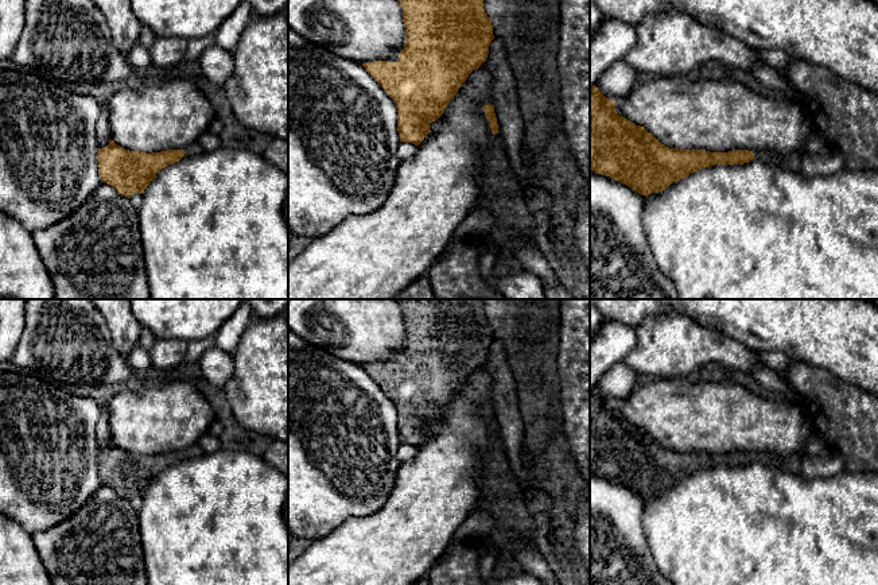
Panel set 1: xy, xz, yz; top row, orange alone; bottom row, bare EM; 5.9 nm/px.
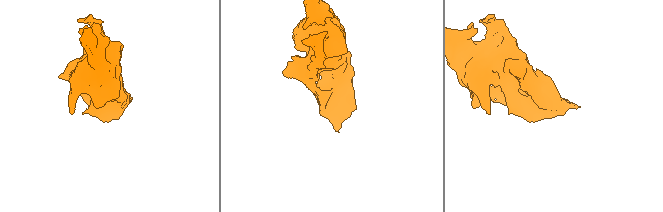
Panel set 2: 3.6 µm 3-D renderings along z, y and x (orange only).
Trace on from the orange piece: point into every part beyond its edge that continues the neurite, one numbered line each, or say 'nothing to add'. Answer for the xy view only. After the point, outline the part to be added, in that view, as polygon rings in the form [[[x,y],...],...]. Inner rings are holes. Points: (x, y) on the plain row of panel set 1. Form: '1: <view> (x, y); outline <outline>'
1: xy (194, 450); outline [[[194,443],[179,452],[183,452],[186,454],[182,461],[205,456],[205,452],[202,450],[202,448],[198,443]]]

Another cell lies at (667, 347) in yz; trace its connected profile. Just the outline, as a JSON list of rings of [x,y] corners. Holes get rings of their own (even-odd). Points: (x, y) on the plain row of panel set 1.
[[[680,314],[648,317],[636,326],[636,336],[636,346],[623,361],[644,379],[685,377],[708,363],[746,373],[750,373],[757,364],[762,365],[755,350]]]

